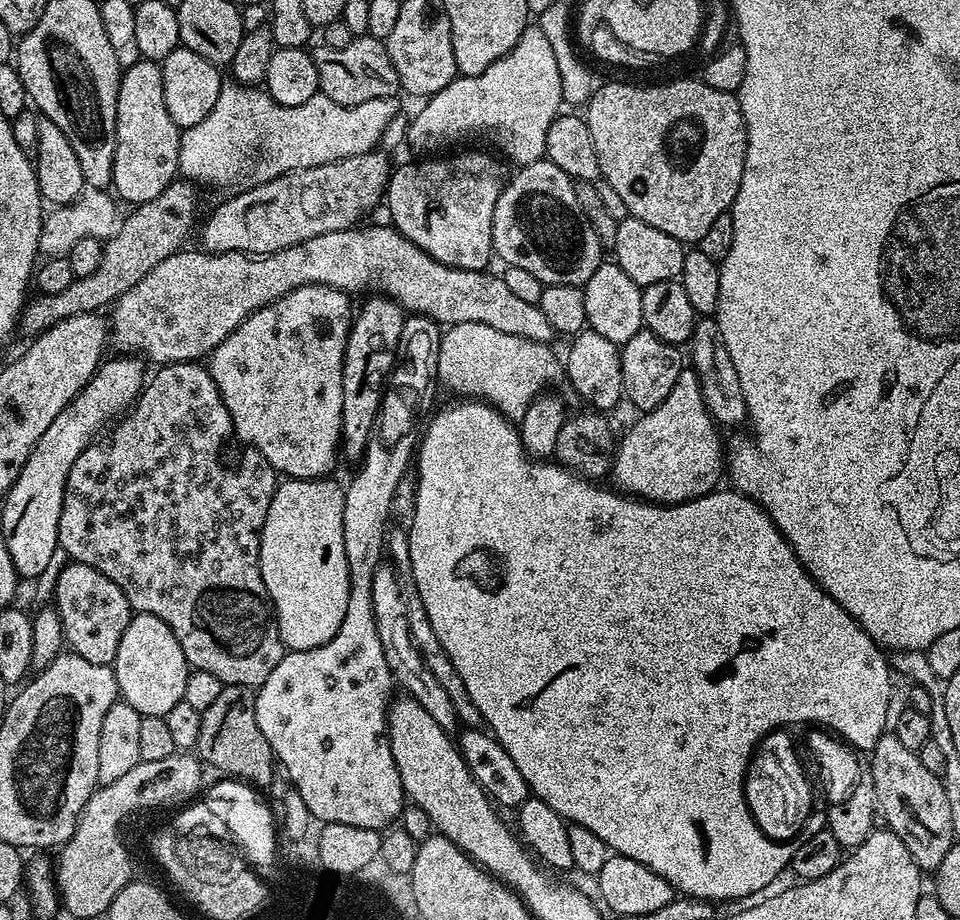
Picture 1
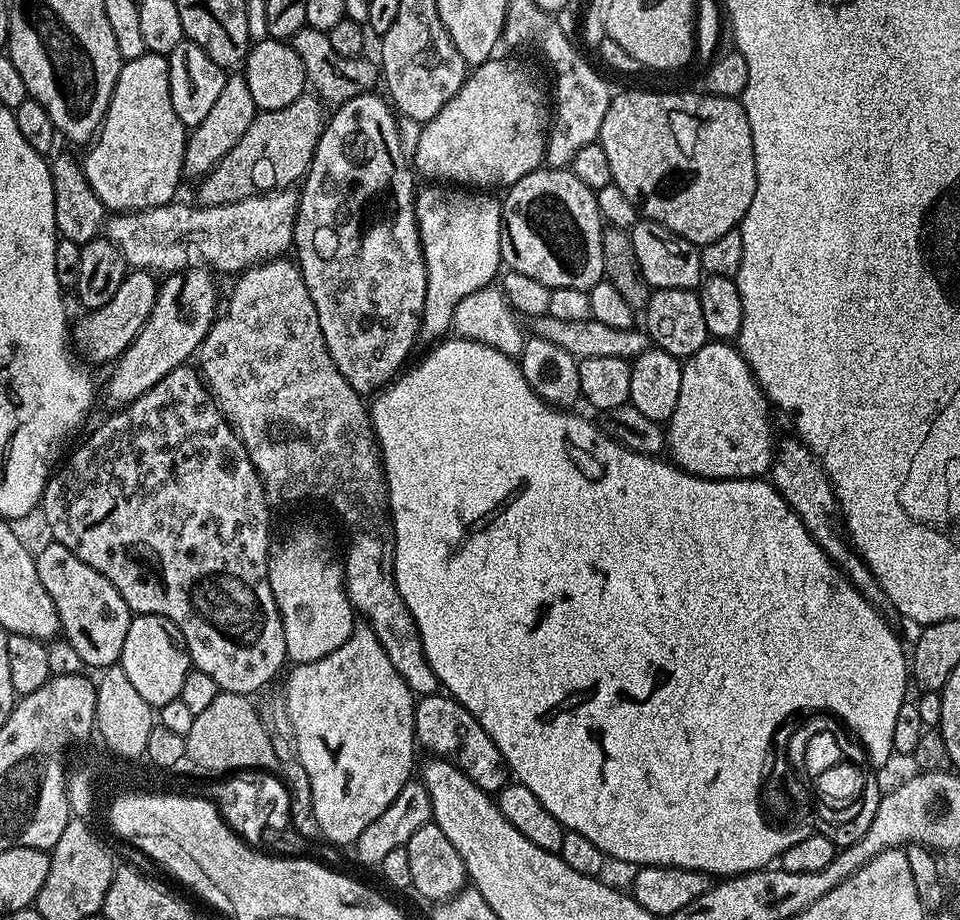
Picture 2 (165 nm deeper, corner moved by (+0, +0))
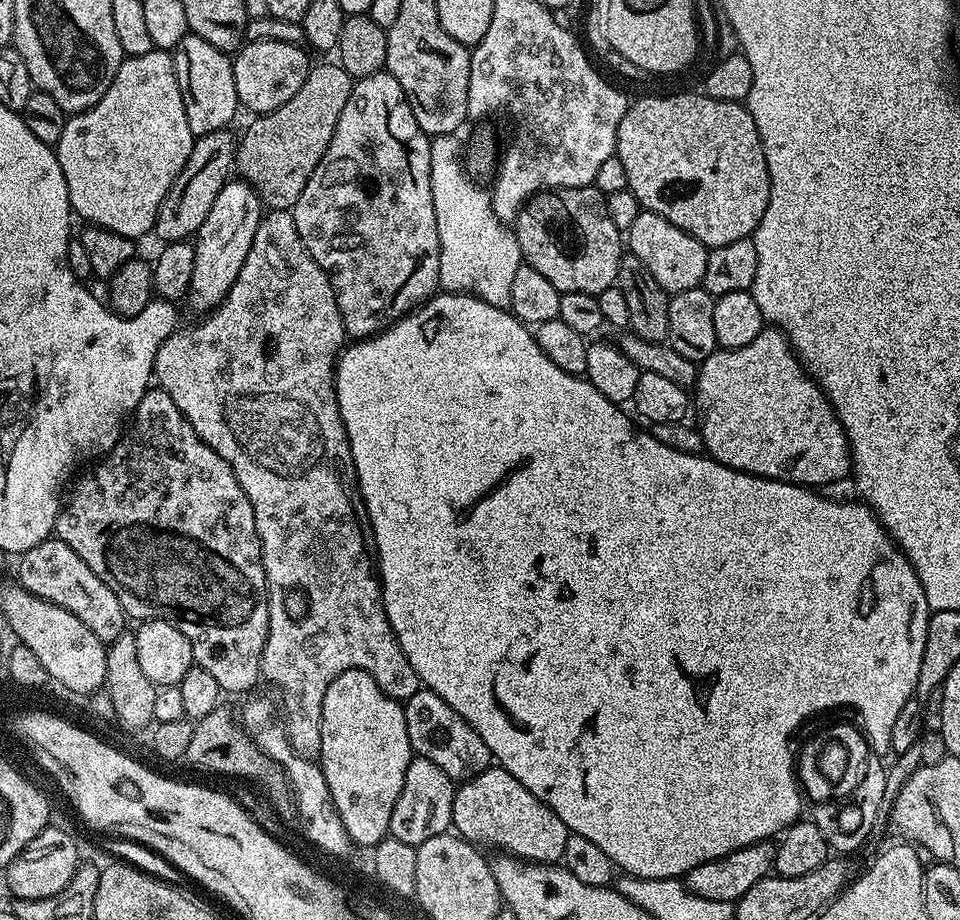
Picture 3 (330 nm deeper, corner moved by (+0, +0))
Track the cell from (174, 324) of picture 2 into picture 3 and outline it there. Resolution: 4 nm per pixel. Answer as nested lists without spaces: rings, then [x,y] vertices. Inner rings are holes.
[[[232,178],[222,186],[218,198],[214,198],[214,206],[210,206],[210,214],[206,214],[206,222],[202,222],[194,237],[194,278],[190,278],[186,297],[194,311],[207,314],[226,298],[246,262],[246,254],[250,254],[261,215],[262,201],[259,194],[243,179]]]

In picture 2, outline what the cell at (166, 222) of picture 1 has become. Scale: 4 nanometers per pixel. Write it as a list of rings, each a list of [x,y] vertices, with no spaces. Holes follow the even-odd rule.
[[[305,94],[282,110],[257,111],[254,122],[250,122],[250,130],[246,130],[238,146],[234,146],[218,166],[214,166],[211,174],[199,181],[199,203],[204,206],[229,204],[273,190],[288,190],[295,180],[296,183],[303,181],[326,123],[323,107],[325,105],[319,96]]]

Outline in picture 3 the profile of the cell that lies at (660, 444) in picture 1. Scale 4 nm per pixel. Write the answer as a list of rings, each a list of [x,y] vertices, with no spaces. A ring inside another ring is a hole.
[[[775,326],[764,327],[750,346],[717,350],[699,361],[694,404],[700,407],[698,427],[704,439],[704,452],[727,468],[801,486],[832,484],[851,473],[852,458],[842,422],[836,417],[828,395],[792,351],[787,335]]]

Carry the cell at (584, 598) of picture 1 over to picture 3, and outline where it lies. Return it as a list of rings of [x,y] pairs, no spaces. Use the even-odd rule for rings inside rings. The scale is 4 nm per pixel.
[[[441,291],[439,294],[433,294],[415,312],[408,313],[395,324],[389,324],[384,331],[349,343],[341,351],[336,362],[336,401],[350,442],[352,461],[356,467],[358,496],[362,501],[363,511],[364,508],[368,511],[366,524],[370,529],[374,556],[378,561],[386,618],[402,646],[402,654],[406,654],[410,666],[414,666],[421,685],[445,700],[475,730],[478,738],[482,738],[482,742],[490,746],[493,761],[510,774],[514,774],[514,778],[518,778],[518,782],[522,782],[522,786],[526,786],[526,790],[530,790],[534,798],[550,806],[550,810],[554,810],[554,814],[562,818],[569,833],[586,838],[594,842],[594,846],[599,846],[619,871],[621,868],[624,874],[637,880],[680,878],[694,870],[694,866],[702,866],[702,862],[722,858],[759,840],[779,837],[784,829],[802,816],[802,788],[798,783],[798,768],[794,763],[792,735],[799,730],[800,723],[810,719],[815,712],[824,712],[827,708],[853,708],[860,715],[858,724],[868,741],[869,749],[873,753],[889,751],[890,733],[894,731],[898,713],[901,712],[902,706],[906,706],[908,700],[916,696],[918,670],[922,666],[922,650],[926,647],[926,626],[930,609],[926,602],[926,594],[922,590],[922,582],[918,582],[918,574],[908,560],[908,555],[896,545],[892,535],[880,525],[880,519],[872,513],[867,504],[847,504],[844,500],[831,500],[828,496],[819,496],[816,493],[819,491],[811,487],[788,484],[785,480],[767,480],[765,476],[751,476],[727,468],[725,464],[719,464],[707,454],[682,454],[658,442],[658,438],[654,438],[651,431],[644,429],[643,432],[642,429],[636,428],[637,421],[631,415],[628,417],[621,405],[598,394],[598,390],[594,390],[592,383],[583,375],[562,370],[562,366],[554,366],[554,362],[546,358],[542,346],[538,346],[533,329],[517,316],[513,316],[508,308],[490,306],[490,302],[482,302],[482,298],[467,292]]]

